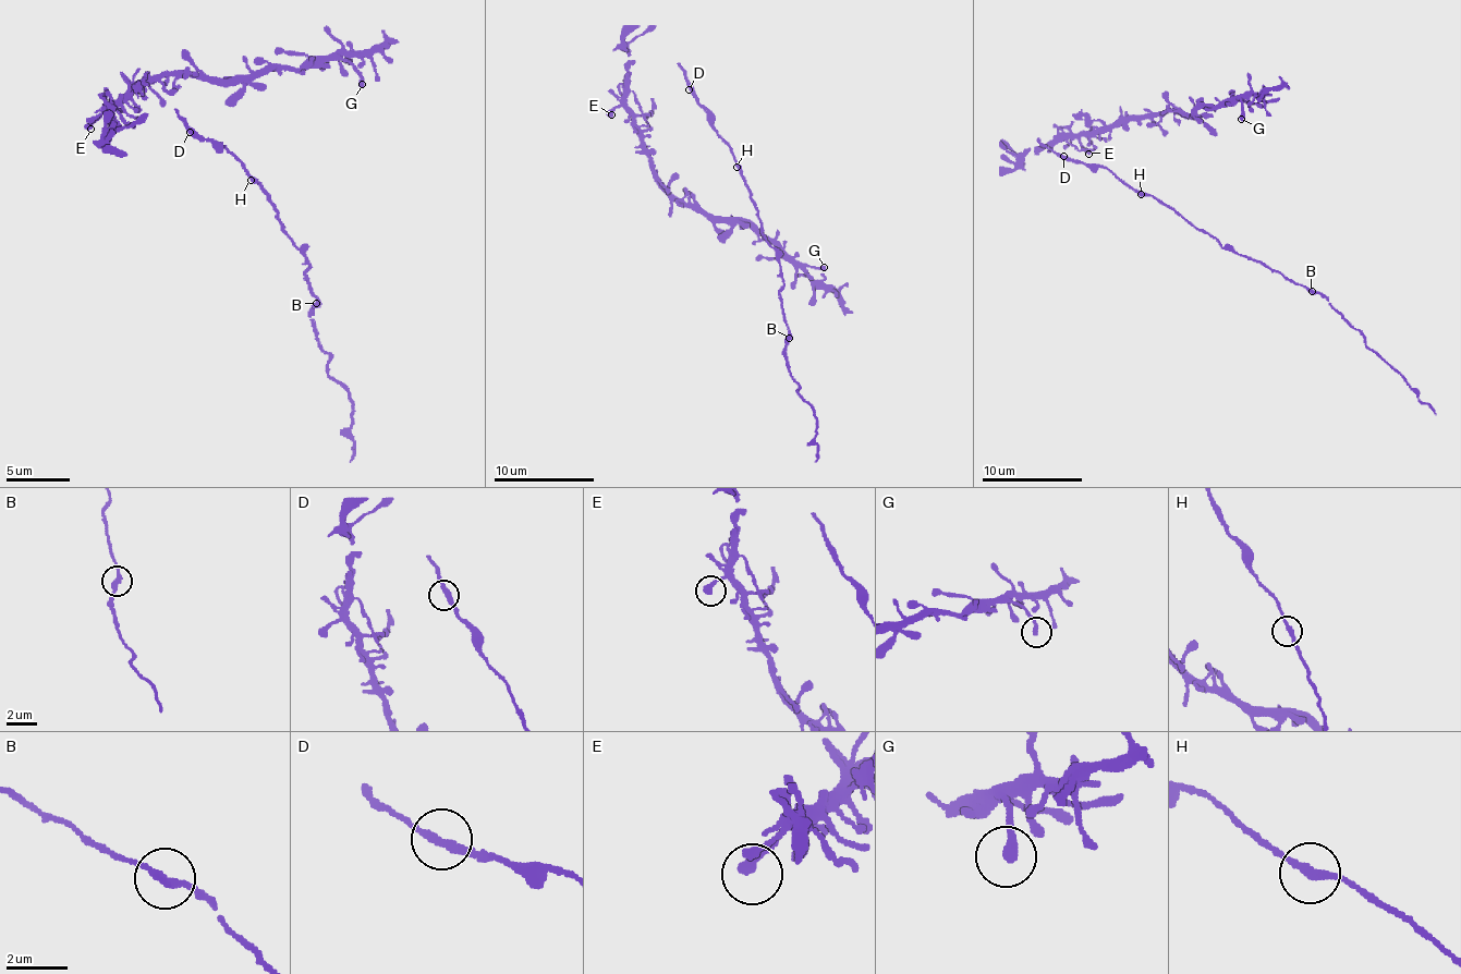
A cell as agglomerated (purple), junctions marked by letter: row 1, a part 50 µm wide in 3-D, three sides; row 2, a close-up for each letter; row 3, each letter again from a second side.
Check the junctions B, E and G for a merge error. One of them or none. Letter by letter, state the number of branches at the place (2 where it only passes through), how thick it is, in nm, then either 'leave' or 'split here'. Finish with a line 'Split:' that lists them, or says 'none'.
B: 2 branches meet; 260 nm thick; leave
E: 1 branches meet; 380 nm thick; leave
G: 1 branches meet; 340 nm thick; leave
Split: none

